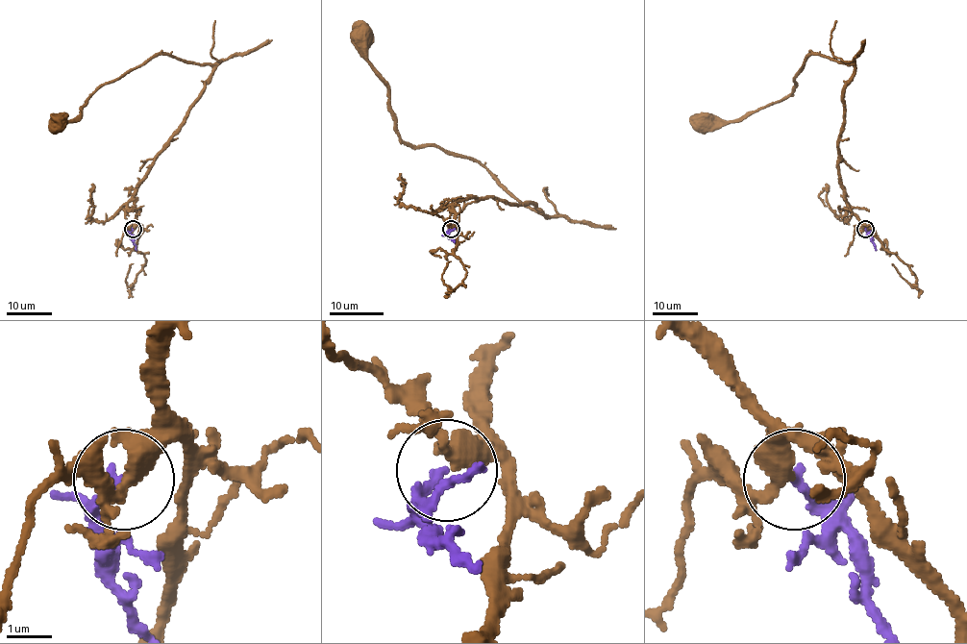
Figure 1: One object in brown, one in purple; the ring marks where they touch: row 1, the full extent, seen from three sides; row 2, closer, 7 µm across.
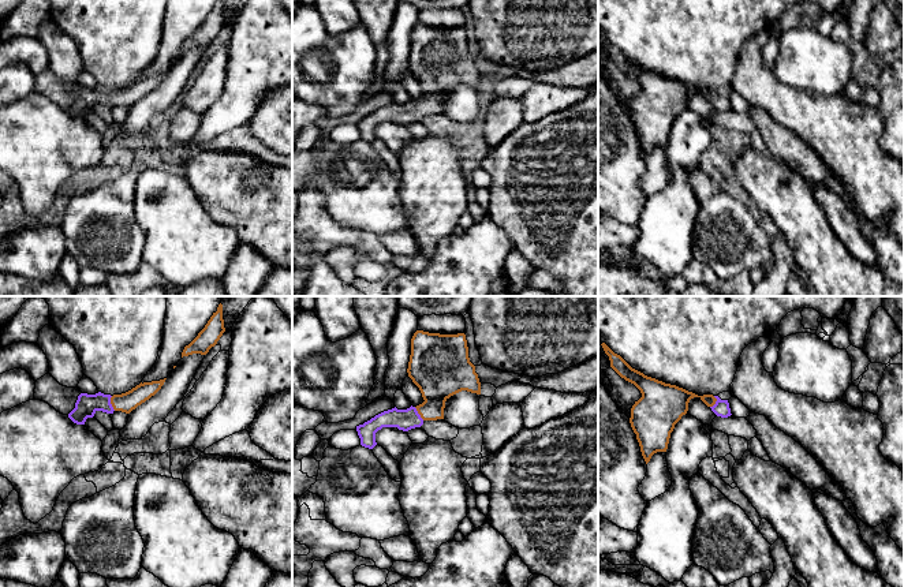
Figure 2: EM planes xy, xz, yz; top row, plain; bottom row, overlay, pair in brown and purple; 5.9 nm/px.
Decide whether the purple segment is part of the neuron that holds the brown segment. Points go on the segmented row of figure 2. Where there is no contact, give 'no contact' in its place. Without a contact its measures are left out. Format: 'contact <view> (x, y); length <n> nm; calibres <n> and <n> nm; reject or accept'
contact xy (111, 403); length 90 nm; calibres 120 and 130 nm; accept

